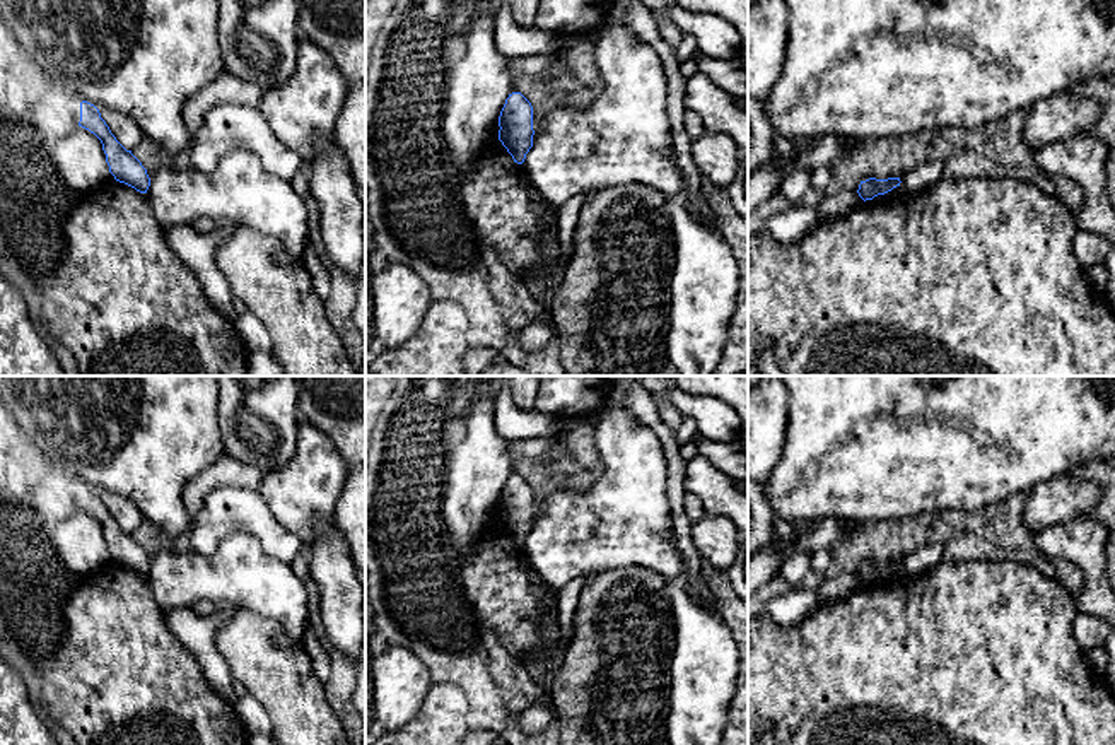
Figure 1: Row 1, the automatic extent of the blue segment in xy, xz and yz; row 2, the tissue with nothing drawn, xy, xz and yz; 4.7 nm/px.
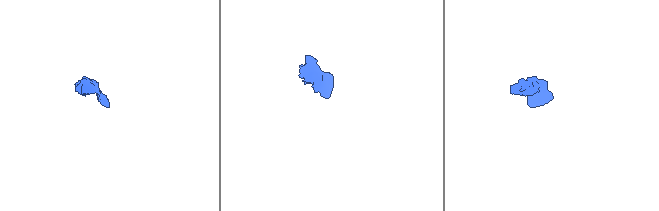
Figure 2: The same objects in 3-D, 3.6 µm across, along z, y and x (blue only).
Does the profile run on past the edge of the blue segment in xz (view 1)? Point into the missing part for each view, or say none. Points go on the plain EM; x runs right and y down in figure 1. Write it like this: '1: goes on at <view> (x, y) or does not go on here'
1: does not go on here

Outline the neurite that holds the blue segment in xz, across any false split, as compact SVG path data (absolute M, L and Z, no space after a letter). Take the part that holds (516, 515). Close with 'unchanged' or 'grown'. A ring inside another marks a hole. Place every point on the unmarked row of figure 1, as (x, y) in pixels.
M512 475L499 499L499 523L512 538L514 545L522 547L533 530L533 489L521 477Z; unchanged

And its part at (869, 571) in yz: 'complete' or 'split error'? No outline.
complete

